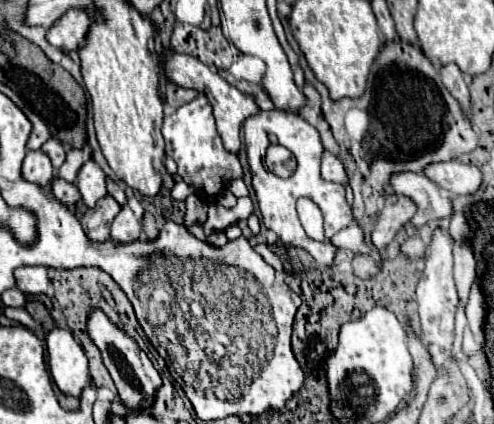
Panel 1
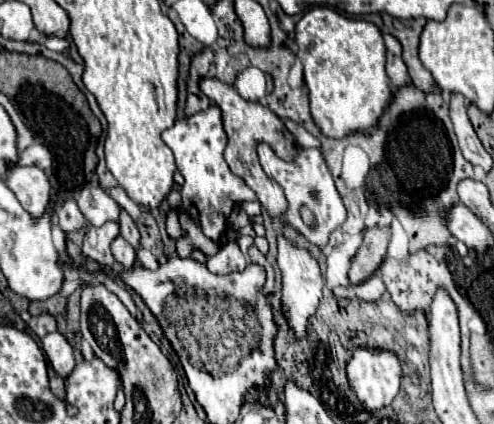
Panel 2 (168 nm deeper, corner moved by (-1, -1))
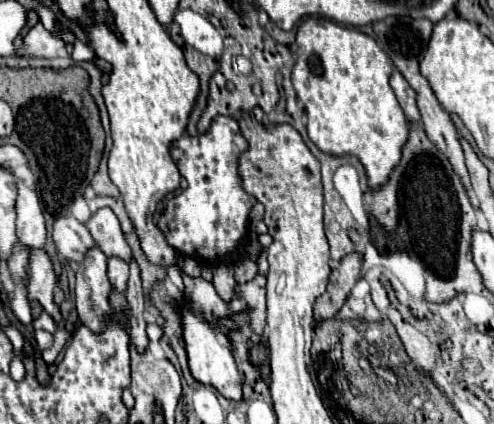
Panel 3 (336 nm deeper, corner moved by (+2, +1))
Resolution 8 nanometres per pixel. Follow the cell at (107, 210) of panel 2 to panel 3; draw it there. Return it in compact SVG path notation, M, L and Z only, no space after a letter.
M110 207L98 209L84 225L90 229L90 235L106 255L120 255L122 259L130 261L130 245L126 243L124 233L120 229L120 221Z

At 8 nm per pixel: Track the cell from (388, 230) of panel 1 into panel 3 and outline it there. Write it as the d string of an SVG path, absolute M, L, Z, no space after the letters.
M356 251L348 253L340 261L340 265L336 269L332 269L326 293L320 299L316 299L316 303L314 303L316 321L330 319L340 311L340 307L348 299L352 287L358 283L360 271L362 271L362 257Z

